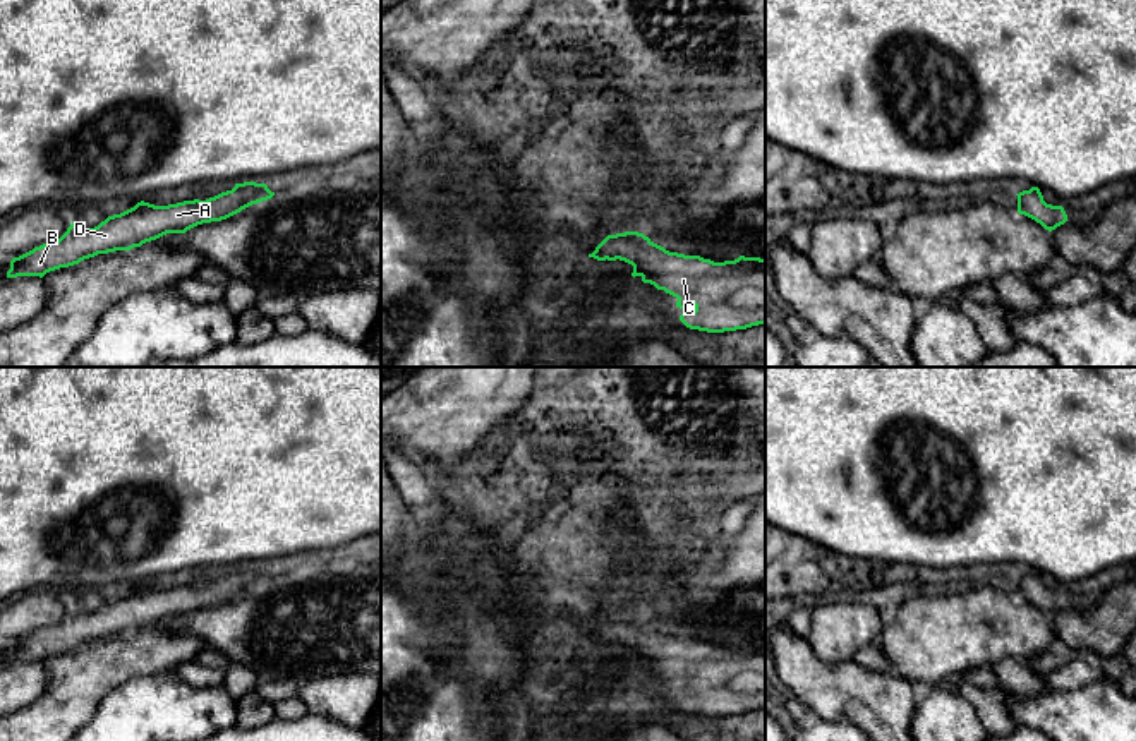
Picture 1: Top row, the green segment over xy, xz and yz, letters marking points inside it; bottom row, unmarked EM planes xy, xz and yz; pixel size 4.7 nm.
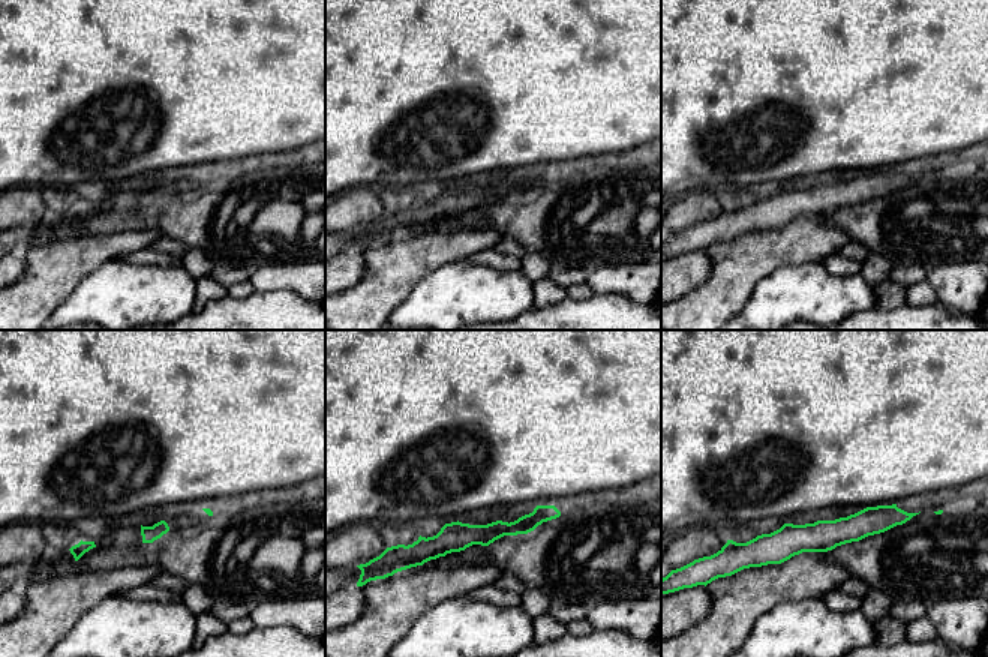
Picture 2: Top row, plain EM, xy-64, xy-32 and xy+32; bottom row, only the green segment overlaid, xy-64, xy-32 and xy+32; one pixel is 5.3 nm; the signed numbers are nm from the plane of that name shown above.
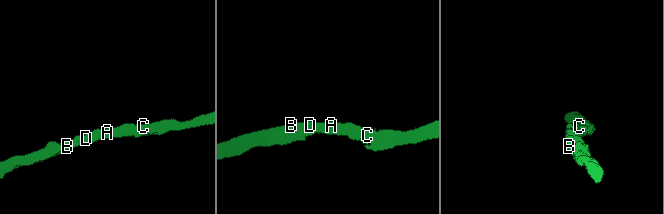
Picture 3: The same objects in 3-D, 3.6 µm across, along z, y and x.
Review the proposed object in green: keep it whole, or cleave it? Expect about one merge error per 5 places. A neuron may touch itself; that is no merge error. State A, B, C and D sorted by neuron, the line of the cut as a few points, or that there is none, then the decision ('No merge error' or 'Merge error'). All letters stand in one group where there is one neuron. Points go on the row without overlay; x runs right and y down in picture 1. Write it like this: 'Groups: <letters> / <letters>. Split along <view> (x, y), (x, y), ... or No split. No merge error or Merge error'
Groups: A B C D. No split. No merge error

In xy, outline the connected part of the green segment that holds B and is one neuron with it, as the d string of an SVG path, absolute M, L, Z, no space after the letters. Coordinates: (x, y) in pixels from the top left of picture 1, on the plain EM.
M244 566L206 585L194 583L168 590L141 585L120 599L108 600L94 612L82 612L72 605L58 624L14 642L7 662L43 662L50 655L79 648L98 638L130 635L166 618L185 618L197 609L227 604L273 580L266 568Z

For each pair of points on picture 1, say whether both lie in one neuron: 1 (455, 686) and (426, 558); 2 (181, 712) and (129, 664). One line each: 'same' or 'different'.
1: same
2: different

